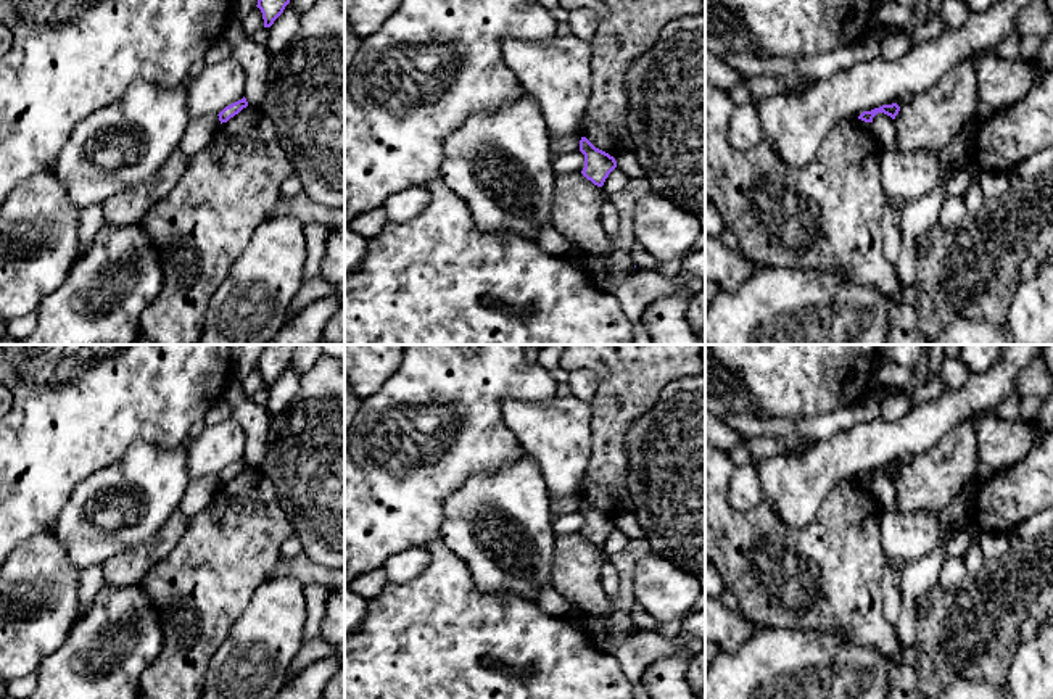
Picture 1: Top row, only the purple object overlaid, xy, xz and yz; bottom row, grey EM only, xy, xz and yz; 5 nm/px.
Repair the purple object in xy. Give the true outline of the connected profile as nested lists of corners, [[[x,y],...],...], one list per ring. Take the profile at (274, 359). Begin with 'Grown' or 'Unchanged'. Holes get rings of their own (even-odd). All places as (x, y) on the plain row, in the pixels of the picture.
Unchanged. [[[266,345],[258,361],[258,369],[262,374],[264,388],[270,388],[290,364],[290,358],[296,345]]]

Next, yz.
Unchanged. [[[892,464],[892,465],[882,465],[879,469],[874,469],[871,472],[863,472],[858,480],[865,482],[865,483],[873,483],[873,478],[878,475],[878,474],[884,474],[887,477],[890,477],[892,480],[895,480],[895,477],[898,475],[900,472],[900,467],[897,464]]]

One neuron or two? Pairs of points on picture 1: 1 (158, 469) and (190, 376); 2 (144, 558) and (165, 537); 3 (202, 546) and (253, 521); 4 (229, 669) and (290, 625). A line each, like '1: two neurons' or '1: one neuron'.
1: two neurons
2: one neuron
3: one neuron
4: one neuron

